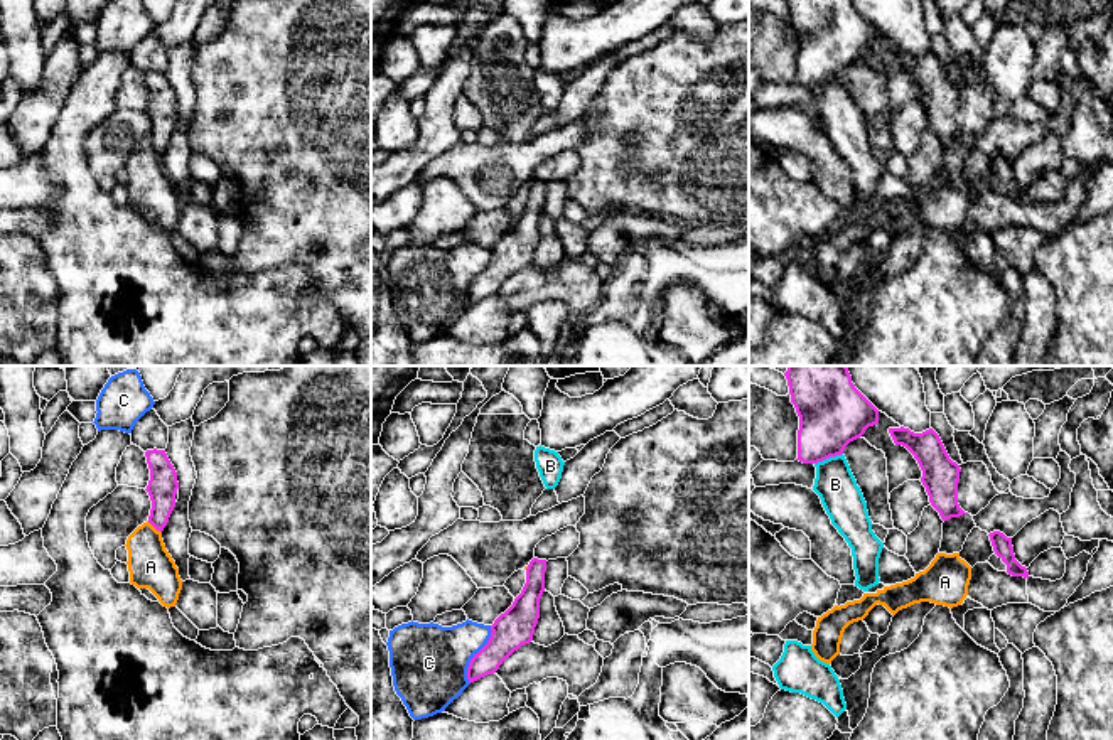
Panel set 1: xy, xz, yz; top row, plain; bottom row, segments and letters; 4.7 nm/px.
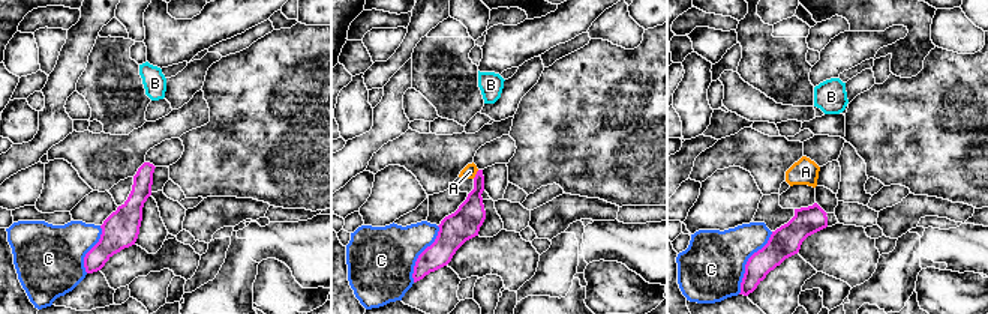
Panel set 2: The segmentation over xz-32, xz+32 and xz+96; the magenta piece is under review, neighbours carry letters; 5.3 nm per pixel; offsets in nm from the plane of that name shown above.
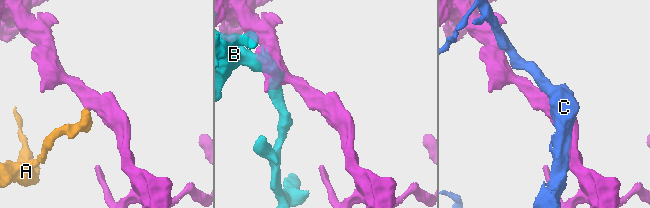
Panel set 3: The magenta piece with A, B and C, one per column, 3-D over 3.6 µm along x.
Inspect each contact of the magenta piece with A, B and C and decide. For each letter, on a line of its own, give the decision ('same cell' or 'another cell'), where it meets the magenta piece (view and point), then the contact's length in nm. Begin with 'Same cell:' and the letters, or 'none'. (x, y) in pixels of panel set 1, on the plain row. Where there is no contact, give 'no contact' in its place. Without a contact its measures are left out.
Same cell: none
A: another cell | xy (154, 149) | 90 nm
B: another cell | yz (828, 80) | 150 nm
C: another cell | xz (476, 277) | 300 nm

